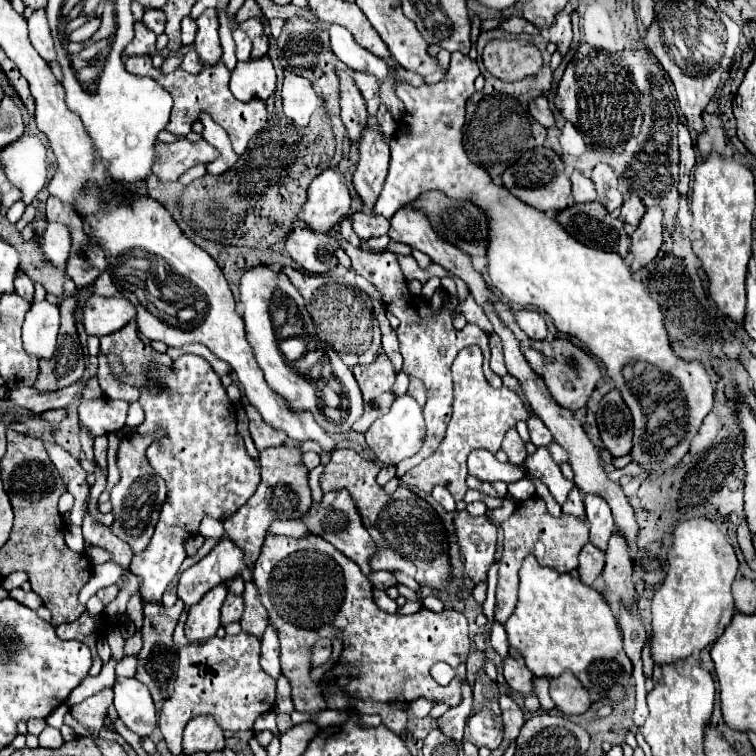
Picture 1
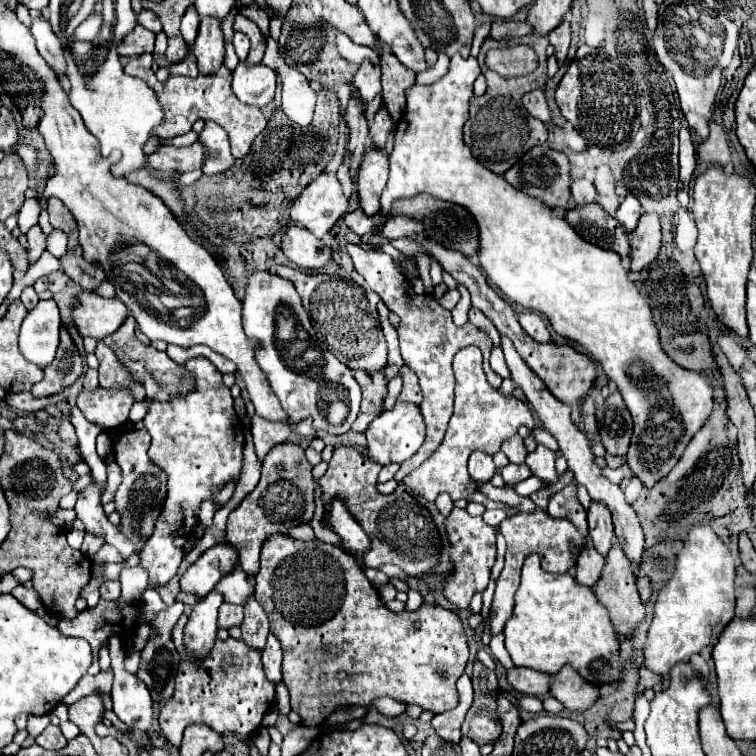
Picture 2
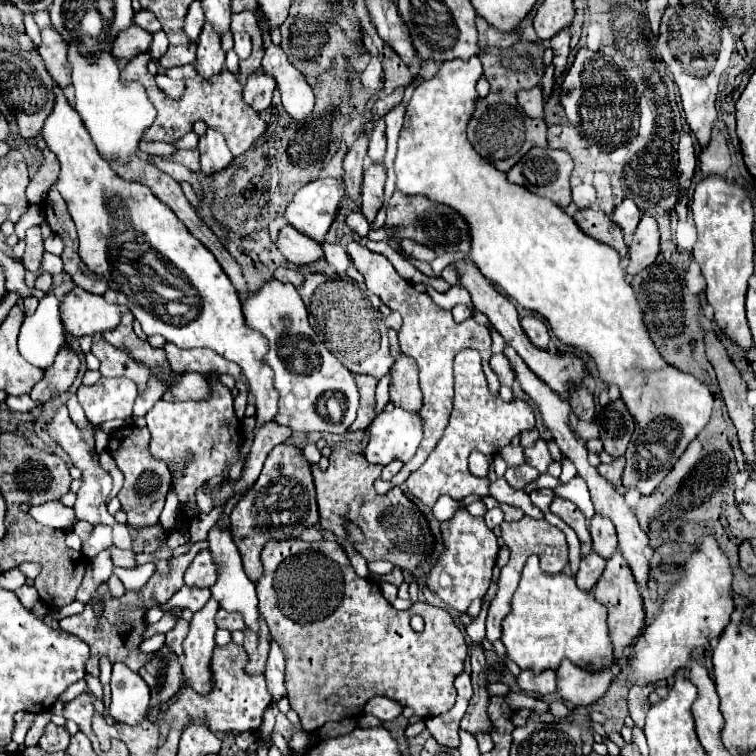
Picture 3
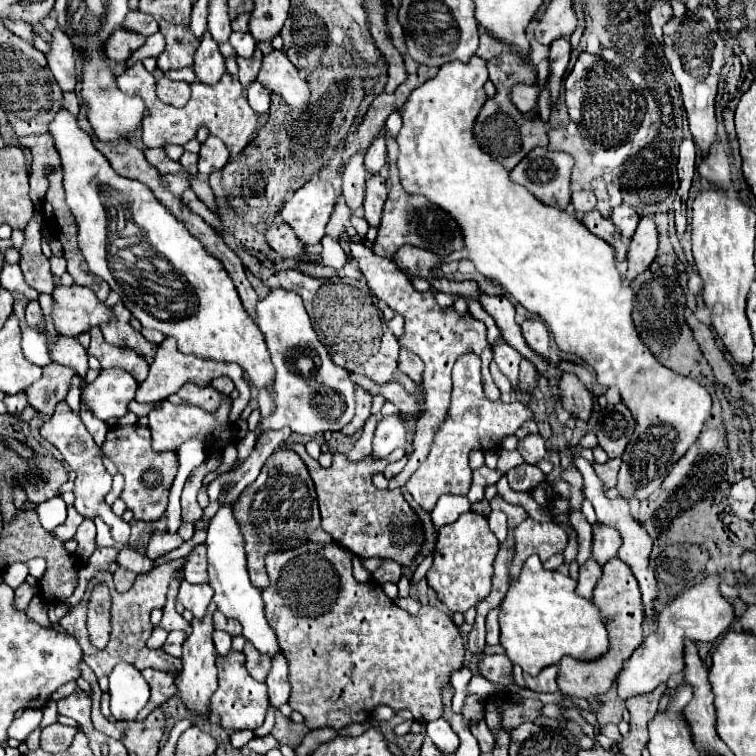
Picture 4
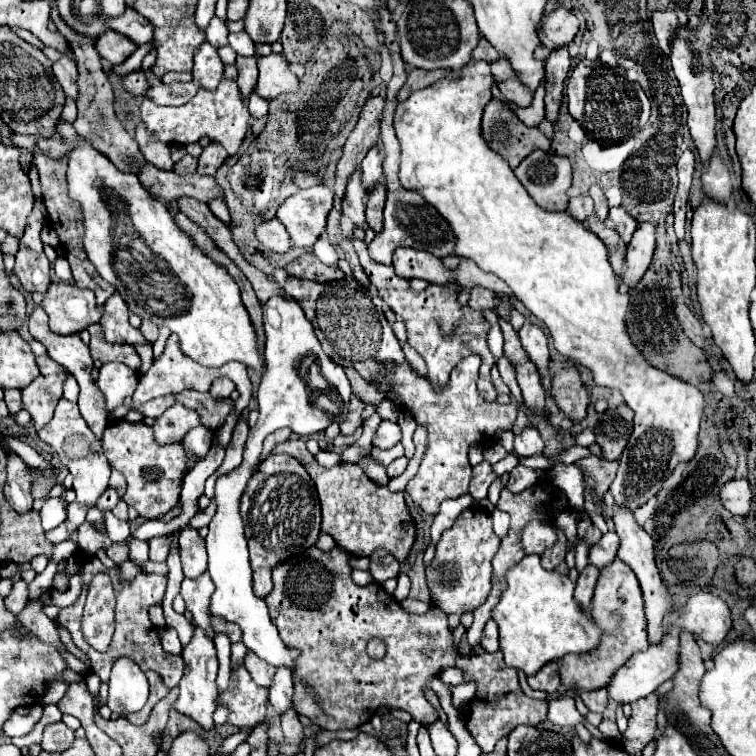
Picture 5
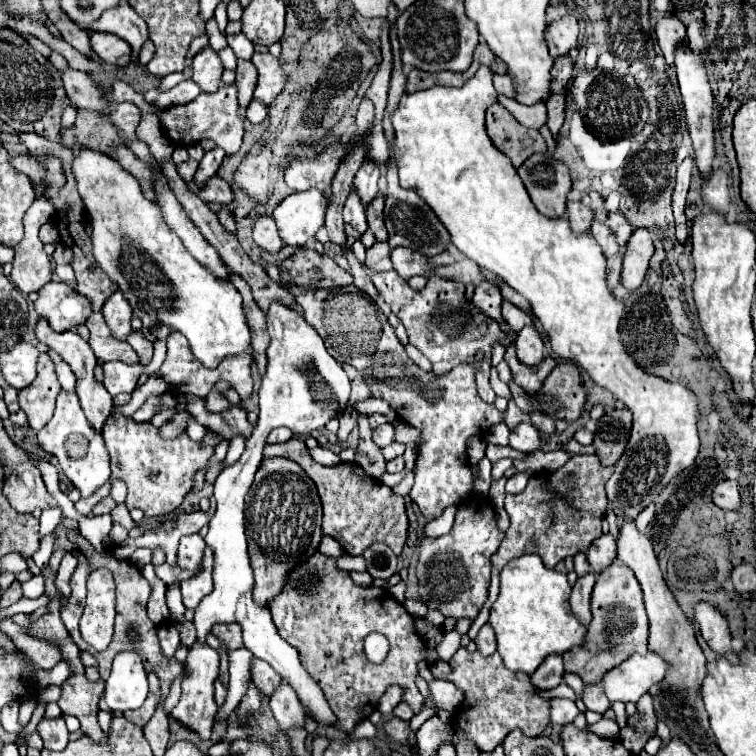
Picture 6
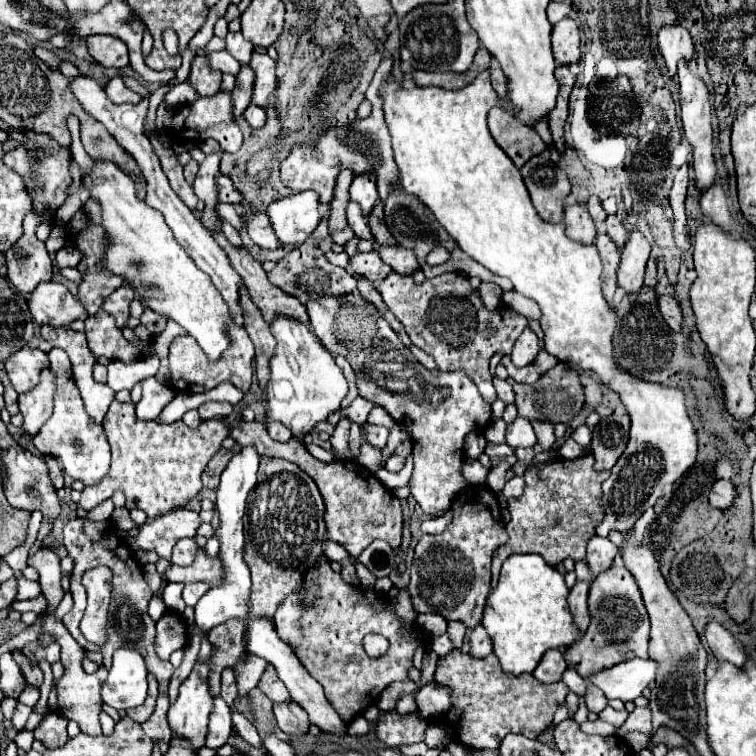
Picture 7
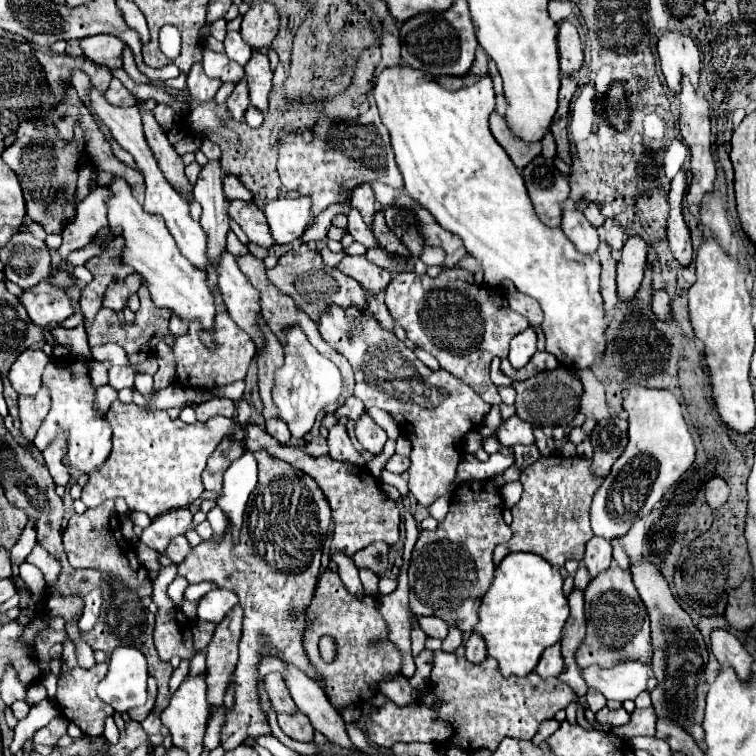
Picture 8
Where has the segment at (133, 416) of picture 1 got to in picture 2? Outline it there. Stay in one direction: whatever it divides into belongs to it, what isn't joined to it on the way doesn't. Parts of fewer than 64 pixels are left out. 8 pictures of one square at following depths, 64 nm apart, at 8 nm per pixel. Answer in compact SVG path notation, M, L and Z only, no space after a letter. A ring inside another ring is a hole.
M148 400L134 402L134 406L132 406L132 410L130 410L130 422L132 422L132 424L138 424L140 420L144 420L146 410L148 410Z

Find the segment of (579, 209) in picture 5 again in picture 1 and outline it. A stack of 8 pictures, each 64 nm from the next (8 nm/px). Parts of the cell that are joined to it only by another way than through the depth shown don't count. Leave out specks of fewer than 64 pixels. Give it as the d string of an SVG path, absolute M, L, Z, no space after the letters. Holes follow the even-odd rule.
M572 170L572 198L574 202L592 202L596 200L596 188L590 178L586 178L580 170Z

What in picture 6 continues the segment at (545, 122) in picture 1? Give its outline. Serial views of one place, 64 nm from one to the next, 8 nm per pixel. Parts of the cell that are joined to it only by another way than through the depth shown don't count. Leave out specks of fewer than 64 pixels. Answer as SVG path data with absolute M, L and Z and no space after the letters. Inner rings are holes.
M494 74L494 88L498 94L504 94L508 98L516 98L516 92L514 92L514 82L510 76L498 76Z

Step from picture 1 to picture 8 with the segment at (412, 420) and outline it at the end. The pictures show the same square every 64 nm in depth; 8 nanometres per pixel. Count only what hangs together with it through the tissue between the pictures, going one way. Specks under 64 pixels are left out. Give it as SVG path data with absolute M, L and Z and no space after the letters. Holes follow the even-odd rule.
M364 414L358 422L356 422L356 436L360 440L360 444L370 452L370 454L378 454L384 444L386 444L386 432L372 422L372 418L368 418L368 414Z

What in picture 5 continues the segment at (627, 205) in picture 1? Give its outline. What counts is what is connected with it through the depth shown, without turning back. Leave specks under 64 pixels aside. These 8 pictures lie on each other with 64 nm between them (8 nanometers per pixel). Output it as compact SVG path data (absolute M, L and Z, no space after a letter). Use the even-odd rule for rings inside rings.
M622 206L610 208L610 216L608 216L606 222L608 222L608 226L616 228L616 232L620 232L620 236L622 236L622 240L624 240L626 244L630 242L634 230L638 228L638 222L634 220L634 216L632 216L630 212L626 212Z

